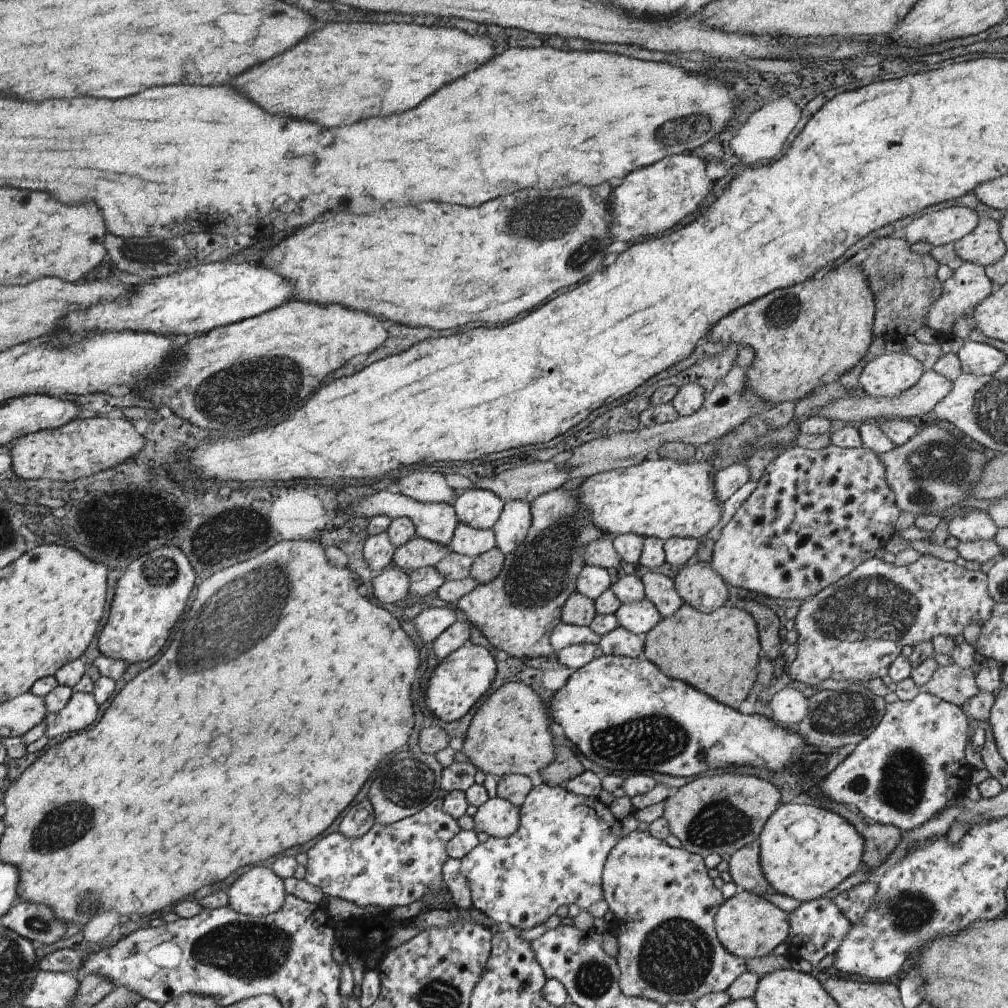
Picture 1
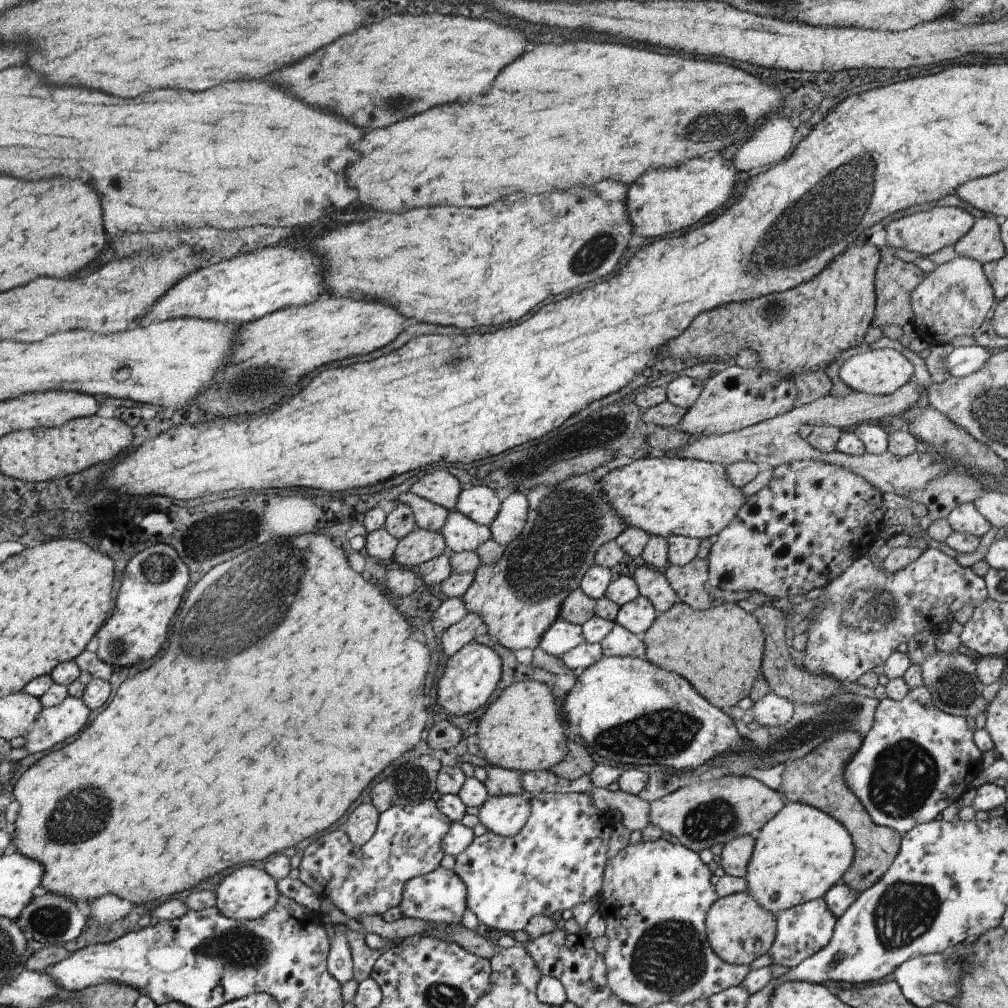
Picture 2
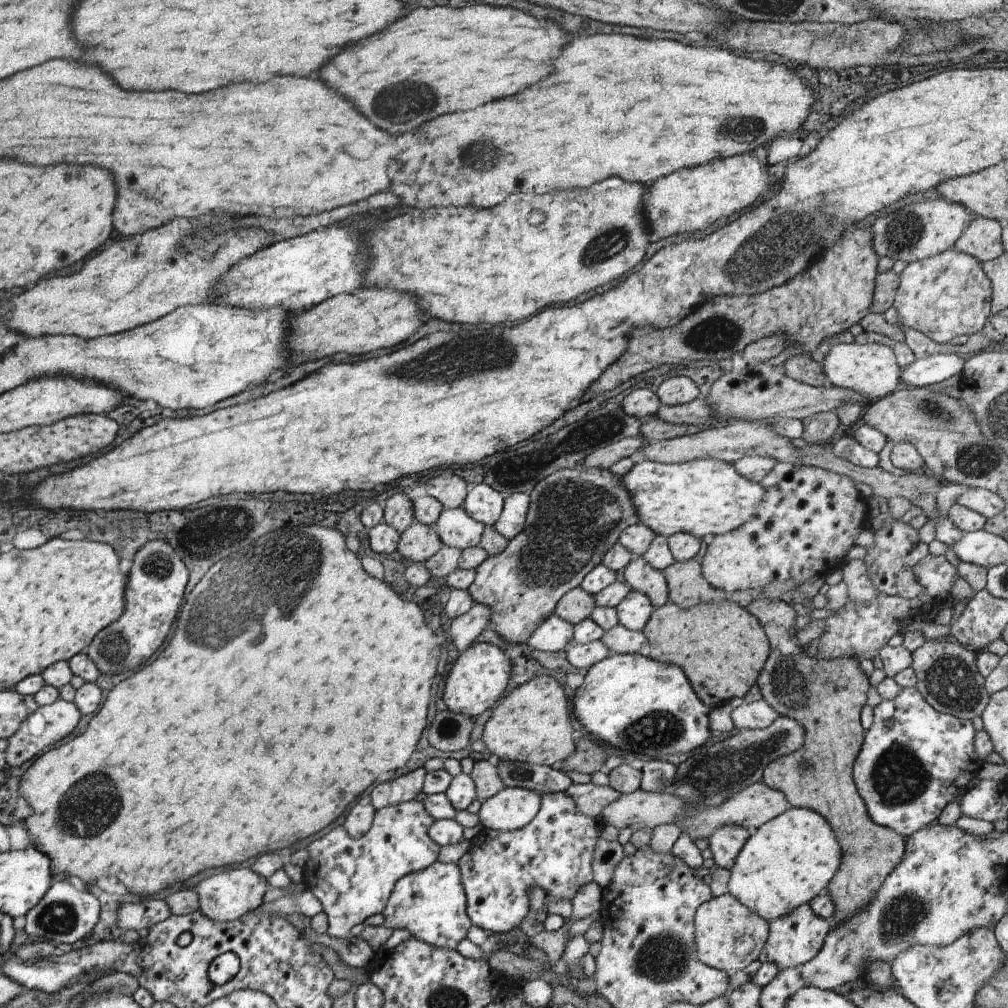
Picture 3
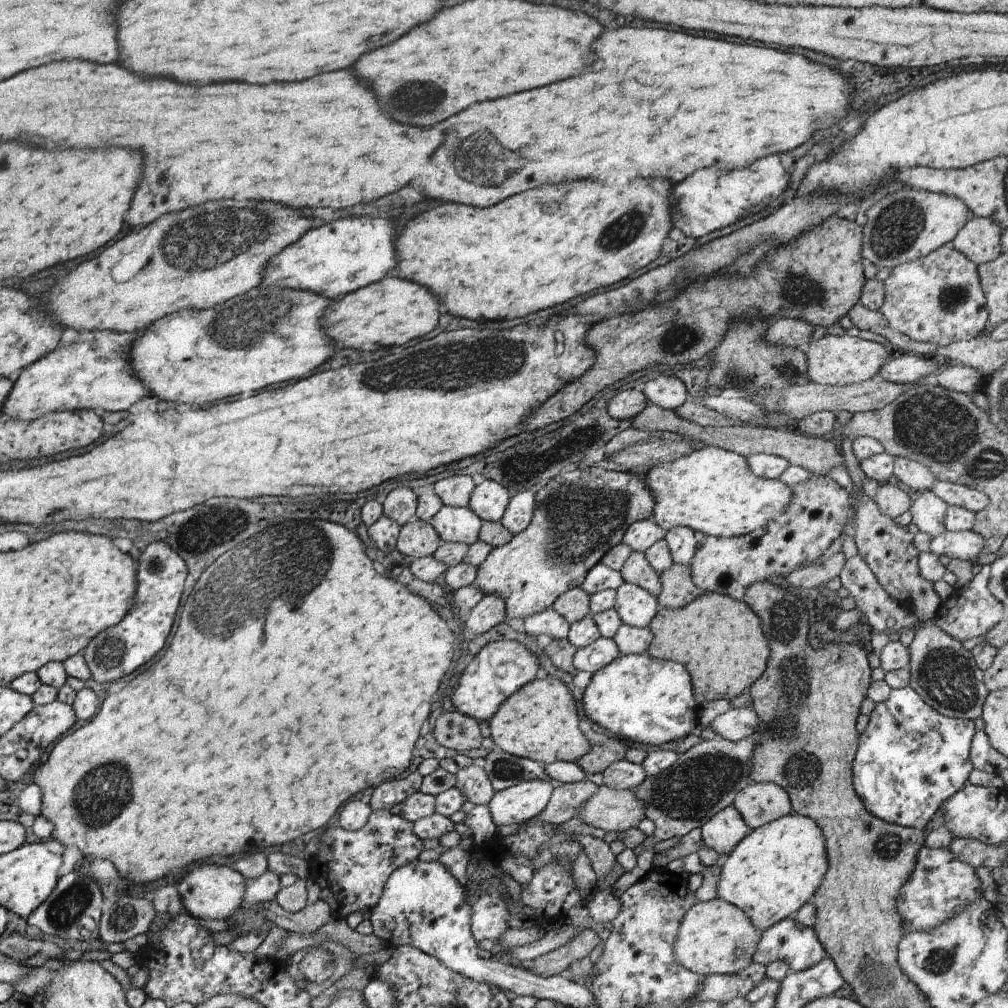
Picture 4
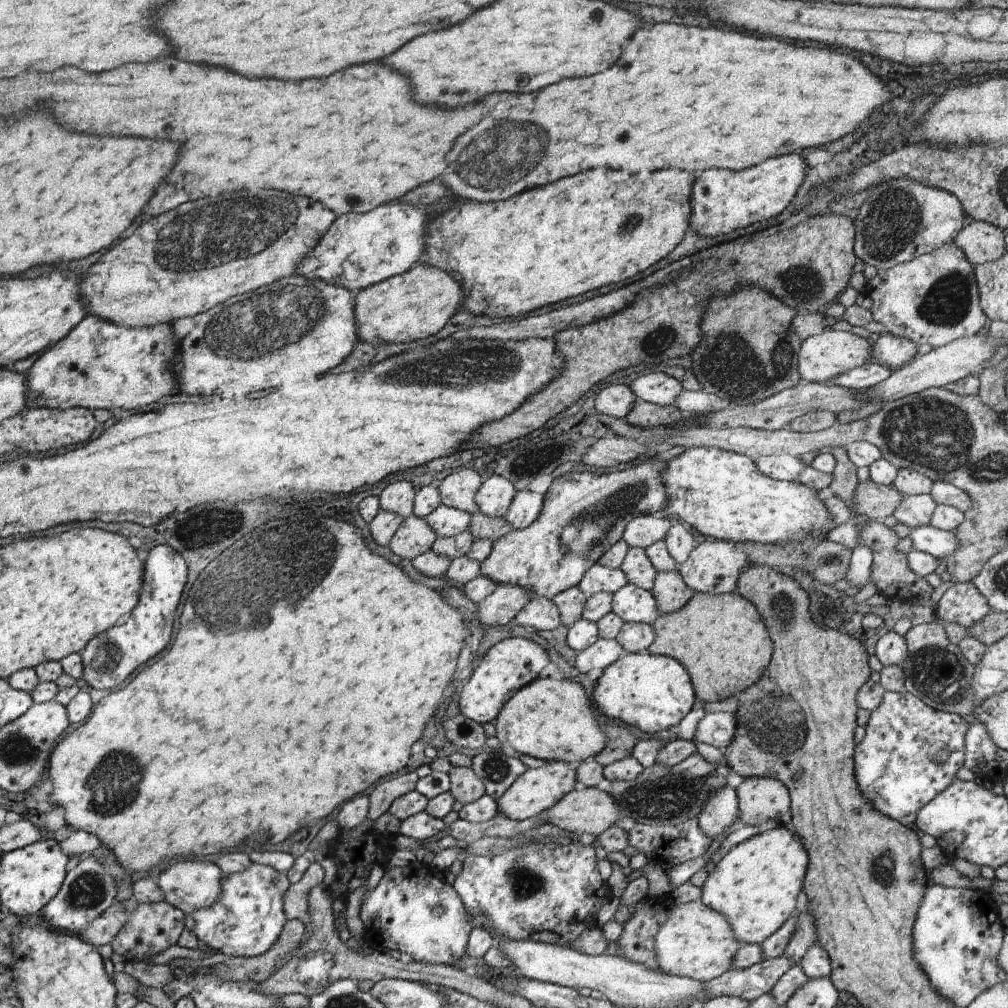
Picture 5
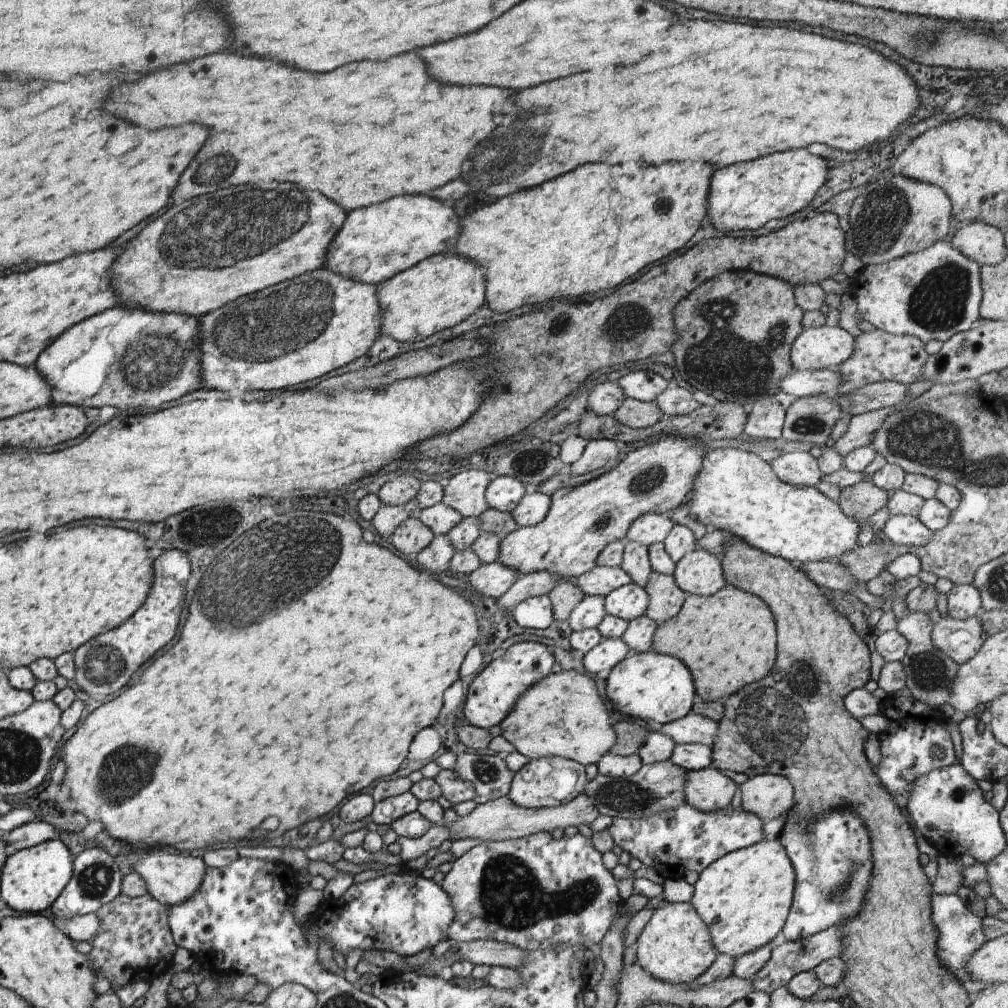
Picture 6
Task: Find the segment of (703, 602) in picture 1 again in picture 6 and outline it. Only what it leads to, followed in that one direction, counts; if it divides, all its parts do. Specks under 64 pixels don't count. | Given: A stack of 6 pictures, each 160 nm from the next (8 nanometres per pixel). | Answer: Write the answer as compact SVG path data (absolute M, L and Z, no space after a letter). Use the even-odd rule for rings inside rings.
M657 572L649 574L644 590L649 598L644 616L657 624L675 616L686 598L686 595L675 585L671 575Z

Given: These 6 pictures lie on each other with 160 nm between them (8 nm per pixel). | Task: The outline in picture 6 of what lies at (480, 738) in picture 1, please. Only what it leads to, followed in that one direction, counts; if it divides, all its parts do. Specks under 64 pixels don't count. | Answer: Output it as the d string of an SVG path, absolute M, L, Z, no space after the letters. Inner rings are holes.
M575 670L561 671L541 680L498 725L500 736L528 760L557 756L588 766L596 764L617 740L595 682Z

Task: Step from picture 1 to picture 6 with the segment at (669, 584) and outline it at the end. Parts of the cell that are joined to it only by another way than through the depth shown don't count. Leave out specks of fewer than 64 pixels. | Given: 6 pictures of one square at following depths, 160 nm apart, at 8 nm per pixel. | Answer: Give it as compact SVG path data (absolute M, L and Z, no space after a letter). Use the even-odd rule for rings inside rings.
M625 539L620 567L629 576L631 583L644 588L652 572L648 562L647 548L643 544Z

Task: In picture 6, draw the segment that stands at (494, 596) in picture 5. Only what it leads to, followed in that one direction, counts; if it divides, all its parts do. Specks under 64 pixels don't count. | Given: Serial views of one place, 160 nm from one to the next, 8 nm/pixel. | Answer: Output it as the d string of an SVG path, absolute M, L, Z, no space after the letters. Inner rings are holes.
M545 570L521 575L515 580L509 590L497 598L497 606L501 610L511 611L515 604L533 596L547 595L557 583L563 581L557 574L549 574Z

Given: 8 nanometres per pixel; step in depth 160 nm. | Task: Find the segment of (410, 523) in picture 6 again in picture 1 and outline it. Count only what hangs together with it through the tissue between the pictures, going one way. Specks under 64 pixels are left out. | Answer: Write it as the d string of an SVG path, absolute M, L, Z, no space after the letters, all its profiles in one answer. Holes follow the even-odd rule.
M413 536L405 544L395 547L392 562L410 573L419 567L434 567L448 552L445 545Z

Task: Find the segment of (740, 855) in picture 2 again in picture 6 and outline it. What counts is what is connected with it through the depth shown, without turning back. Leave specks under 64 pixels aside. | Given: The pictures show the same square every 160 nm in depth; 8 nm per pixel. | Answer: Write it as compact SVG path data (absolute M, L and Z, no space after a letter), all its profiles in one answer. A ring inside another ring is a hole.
M713 766L700 770L685 769L684 803L701 812L721 810L730 804L738 786L720 771Z

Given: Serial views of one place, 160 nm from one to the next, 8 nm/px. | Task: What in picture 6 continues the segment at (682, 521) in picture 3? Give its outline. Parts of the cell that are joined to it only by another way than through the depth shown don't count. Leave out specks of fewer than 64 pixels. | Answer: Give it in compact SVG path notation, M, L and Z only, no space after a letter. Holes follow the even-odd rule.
M717 448L703 456L703 466L693 478L693 488L687 502L689 516L701 525L733 534L743 542L773 557L787 561L823 562L841 556L843 552L855 550L859 546L859 523L845 516L838 504L823 496L815 487L793 486L781 482L763 458L733 448Z

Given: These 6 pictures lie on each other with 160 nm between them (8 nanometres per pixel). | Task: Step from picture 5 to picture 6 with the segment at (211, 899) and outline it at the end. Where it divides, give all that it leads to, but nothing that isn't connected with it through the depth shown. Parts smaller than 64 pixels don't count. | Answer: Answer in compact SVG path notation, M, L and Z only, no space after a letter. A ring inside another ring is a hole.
M153 847L149 848L142 858L138 858L133 864L132 870L143 878L145 890L147 890L149 896L155 898L161 904L173 905L185 902L200 888L207 867L203 864L201 858L185 856L185 854L180 854L179 851L175 854L175 852L169 852L167 848L157 850Z

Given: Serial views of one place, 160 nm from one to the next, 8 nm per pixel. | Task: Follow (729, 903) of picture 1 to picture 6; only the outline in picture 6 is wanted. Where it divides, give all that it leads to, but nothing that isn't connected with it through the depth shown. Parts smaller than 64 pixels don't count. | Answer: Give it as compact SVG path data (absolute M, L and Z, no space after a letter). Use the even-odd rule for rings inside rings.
M690 902L666 903L653 910L633 945L635 964L655 980L667 984L689 984L700 976L719 955L709 940L709 930L691 908Z

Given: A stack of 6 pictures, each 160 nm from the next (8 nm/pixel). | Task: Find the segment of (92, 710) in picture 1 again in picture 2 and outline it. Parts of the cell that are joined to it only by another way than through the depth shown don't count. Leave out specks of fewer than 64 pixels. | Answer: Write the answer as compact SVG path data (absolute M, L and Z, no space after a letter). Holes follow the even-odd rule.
M69 696L58 705L43 708L31 728L23 735L23 748L28 754L53 748L53 744L63 742L86 726L89 711L82 698Z

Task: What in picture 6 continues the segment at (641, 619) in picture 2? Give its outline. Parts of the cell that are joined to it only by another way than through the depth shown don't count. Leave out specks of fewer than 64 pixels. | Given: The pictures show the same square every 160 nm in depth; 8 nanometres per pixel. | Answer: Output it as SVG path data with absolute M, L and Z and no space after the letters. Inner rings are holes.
M628 583L603 597L606 615L620 617L627 622L644 615L647 609L647 594L644 588Z

